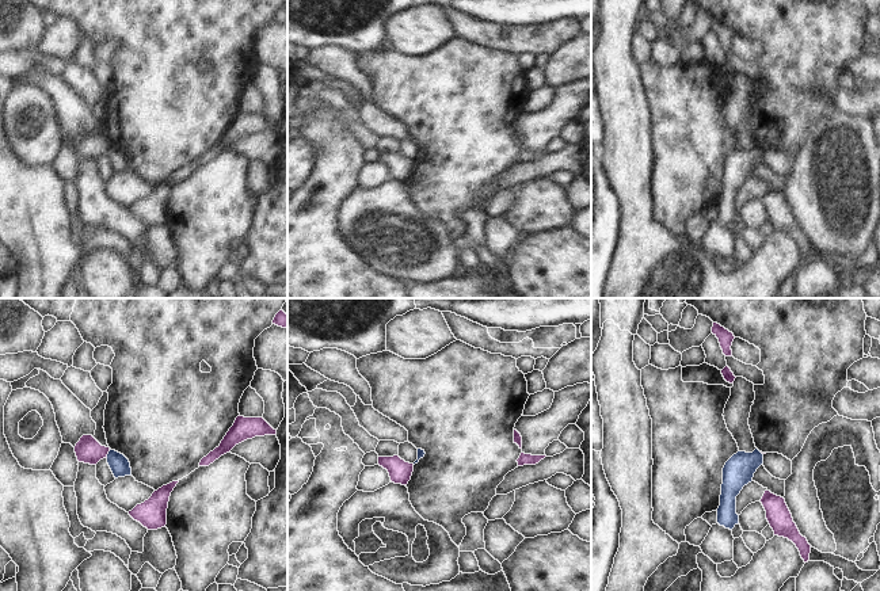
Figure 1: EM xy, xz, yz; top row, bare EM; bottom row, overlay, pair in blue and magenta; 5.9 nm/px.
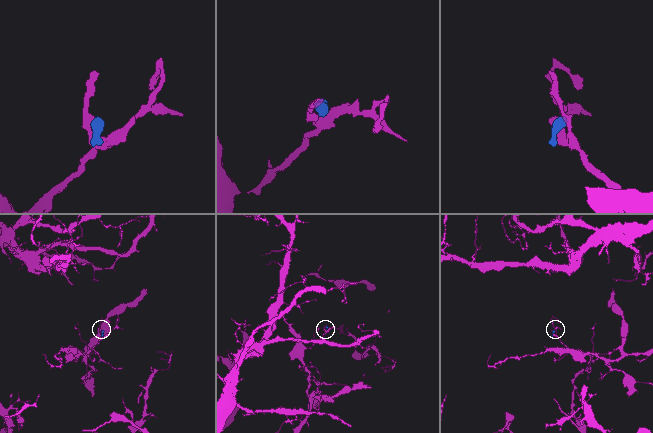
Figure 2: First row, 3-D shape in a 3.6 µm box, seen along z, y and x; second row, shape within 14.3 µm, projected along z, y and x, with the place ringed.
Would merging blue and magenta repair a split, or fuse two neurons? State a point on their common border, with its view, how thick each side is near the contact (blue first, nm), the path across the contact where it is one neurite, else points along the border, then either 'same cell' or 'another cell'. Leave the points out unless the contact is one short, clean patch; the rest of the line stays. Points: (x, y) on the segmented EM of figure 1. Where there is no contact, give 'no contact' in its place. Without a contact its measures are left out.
xy (109, 453) | 120/160 nm | along xy (110, 449), (106, 457) | another cell

